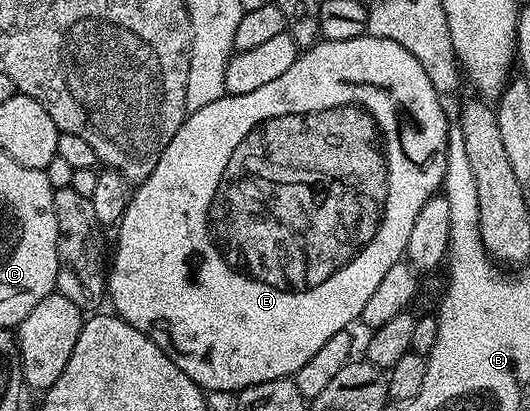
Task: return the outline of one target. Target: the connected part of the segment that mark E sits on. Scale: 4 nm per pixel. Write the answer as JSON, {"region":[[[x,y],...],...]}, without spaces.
{"region":[[[362,34],[346,40],[322,39],[314,44],[312,48],[304,49],[298,55],[296,62],[287,70],[283,70],[283,74],[279,74],[279,78],[271,78],[271,82],[267,82],[267,86],[259,86],[259,90],[251,90],[242,96],[226,94],[223,98],[211,102],[211,106],[203,106],[203,110],[188,113],[185,121],[179,126],[175,138],[171,138],[167,150],[163,150],[159,162],[155,162],[155,170],[151,170],[149,177],[142,184],[138,184],[132,189],[125,206],[125,213],[121,216],[120,224],[116,225],[117,249],[114,252],[112,249],[111,263],[107,268],[107,300],[108,303],[113,303],[112,311],[131,326],[135,326],[135,330],[147,334],[147,338],[151,338],[151,342],[155,342],[155,346],[162,348],[171,358],[171,362],[175,362],[175,366],[179,366],[179,370],[183,370],[183,374],[187,374],[187,378],[191,378],[206,393],[230,392],[230,394],[236,394],[242,388],[255,386],[259,382],[296,377],[298,370],[327,341],[335,334],[346,331],[352,320],[354,322],[360,321],[363,306],[367,306],[367,298],[371,298],[371,294],[375,294],[375,289],[379,287],[379,282],[383,282],[387,270],[391,270],[391,266],[398,264],[405,256],[407,238],[411,238],[411,230],[415,226],[415,218],[419,214],[419,210],[423,210],[423,206],[429,200],[429,197],[444,185],[445,167],[449,157],[451,121],[445,117],[445,108],[441,105],[441,100],[442,97],[435,90],[435,86],[431,86],[431,78],[427,78],[427,70],[423,70],[421,63],[407,50],[403,50],[403,46],[399,46],[399,42],[391,42],[387,38]]]}

